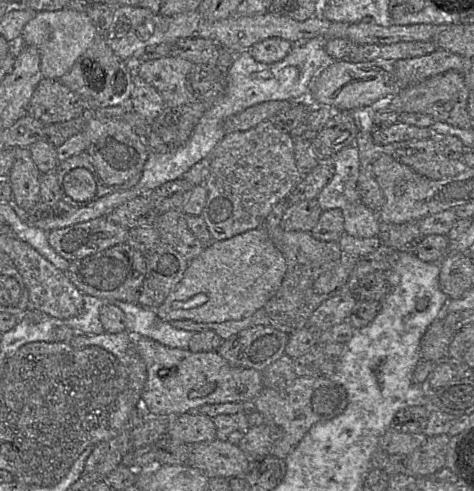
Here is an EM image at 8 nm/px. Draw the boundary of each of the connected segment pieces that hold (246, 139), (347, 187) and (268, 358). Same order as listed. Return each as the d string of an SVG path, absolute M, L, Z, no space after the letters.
M271 119L262 121L246 131L226 134L207 157L210 173L204 183L207 199L202 210L203 217L213 241L230 239L238 234L264 226L273 207L301 182L294 156L294 138L277 128Z
M351 145L339 151L334 159L334 175L331 181L317 196L322 211L338 208L344 216L345 233L355 238L371 238L378 236L380 219L377 213L369 209L362 201L357 189L360 171L359 151L356 145Z
M254 326L223 340L217 352L232 366L263 372L285 355L289 334L268 326Z

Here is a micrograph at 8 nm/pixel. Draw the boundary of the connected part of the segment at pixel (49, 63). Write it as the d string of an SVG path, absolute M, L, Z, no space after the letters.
M66 7L57 11L37 12L25 25L21 40L24 45L35 46L38 49L43 78L60 79L94 43L96 37L95 26L88 14Z

